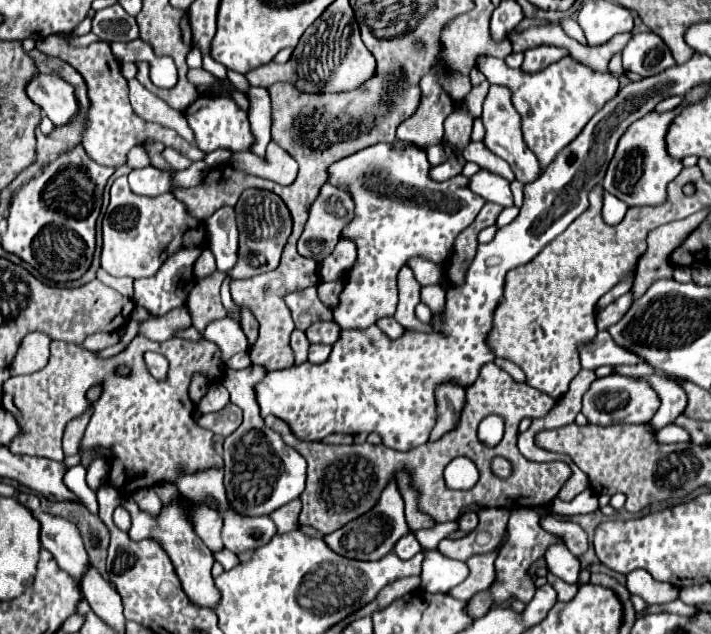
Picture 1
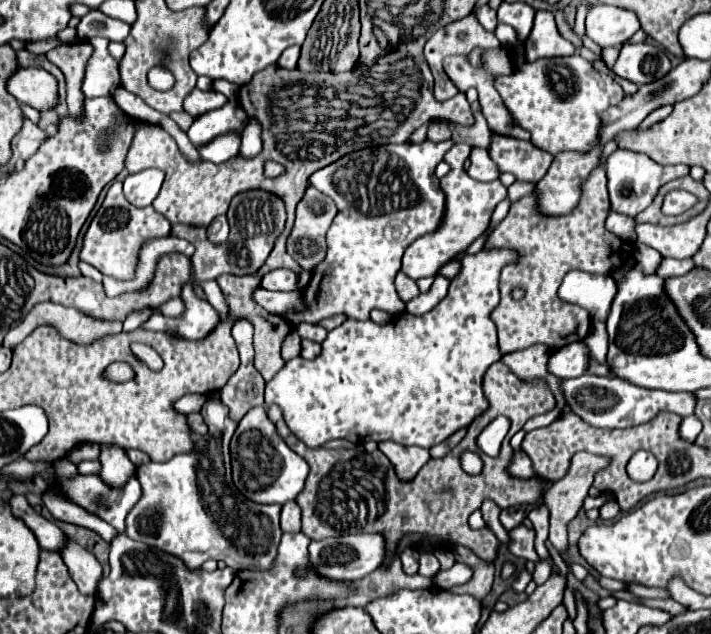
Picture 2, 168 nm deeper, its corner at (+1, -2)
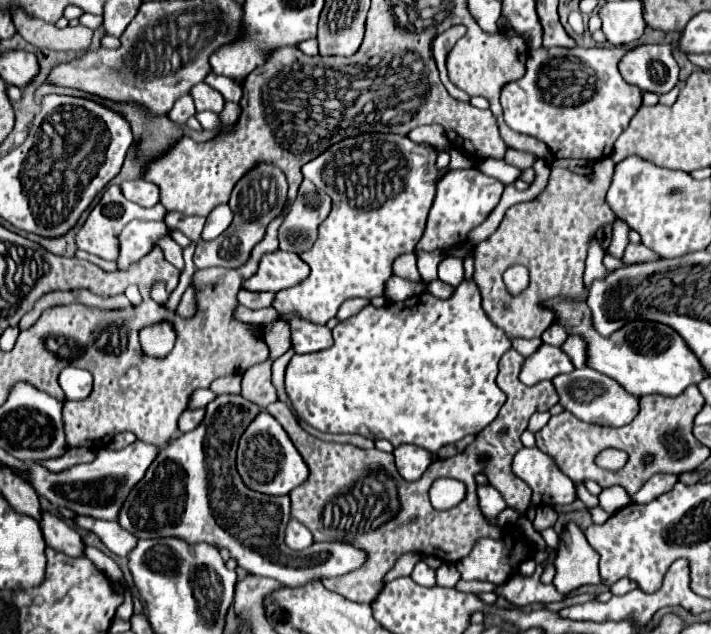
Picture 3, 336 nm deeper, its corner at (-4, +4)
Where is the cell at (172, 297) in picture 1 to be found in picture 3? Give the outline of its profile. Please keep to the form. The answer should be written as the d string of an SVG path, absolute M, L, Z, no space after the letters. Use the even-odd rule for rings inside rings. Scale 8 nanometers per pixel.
M129 222L119 236L119 270L127 270L133 262L151 252L163 234L169 234L165 222Z

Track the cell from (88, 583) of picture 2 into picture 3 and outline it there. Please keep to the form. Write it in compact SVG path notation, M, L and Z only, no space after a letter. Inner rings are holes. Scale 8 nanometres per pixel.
M41 512L41 532L43 538L47 542L47 546L51 546L53 550L59 550L67 556L83 556L83 540L81 536L67 524L63 522L59 516L51 514L51 512Z

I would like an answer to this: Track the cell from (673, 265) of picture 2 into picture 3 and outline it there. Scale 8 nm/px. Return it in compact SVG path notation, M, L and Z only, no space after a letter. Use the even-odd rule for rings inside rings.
M627 244L625 248L625 256L623 262L627 264L635 264L635 262L645 262L645 260L657 260L659 256L651 250L647 250L643 244Z

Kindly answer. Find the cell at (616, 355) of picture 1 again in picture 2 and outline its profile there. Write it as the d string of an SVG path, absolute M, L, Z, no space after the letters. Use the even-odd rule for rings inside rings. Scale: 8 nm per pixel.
M570 342L550 354L548 370L558 378L578 378L586 374L588 364L590 352L586 350L586 342Z

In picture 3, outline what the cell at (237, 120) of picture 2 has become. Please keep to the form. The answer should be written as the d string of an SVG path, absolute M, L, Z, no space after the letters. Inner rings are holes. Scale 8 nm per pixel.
M197 112L197 120L201 128L215 128L219 124L219 116L213 112Z

